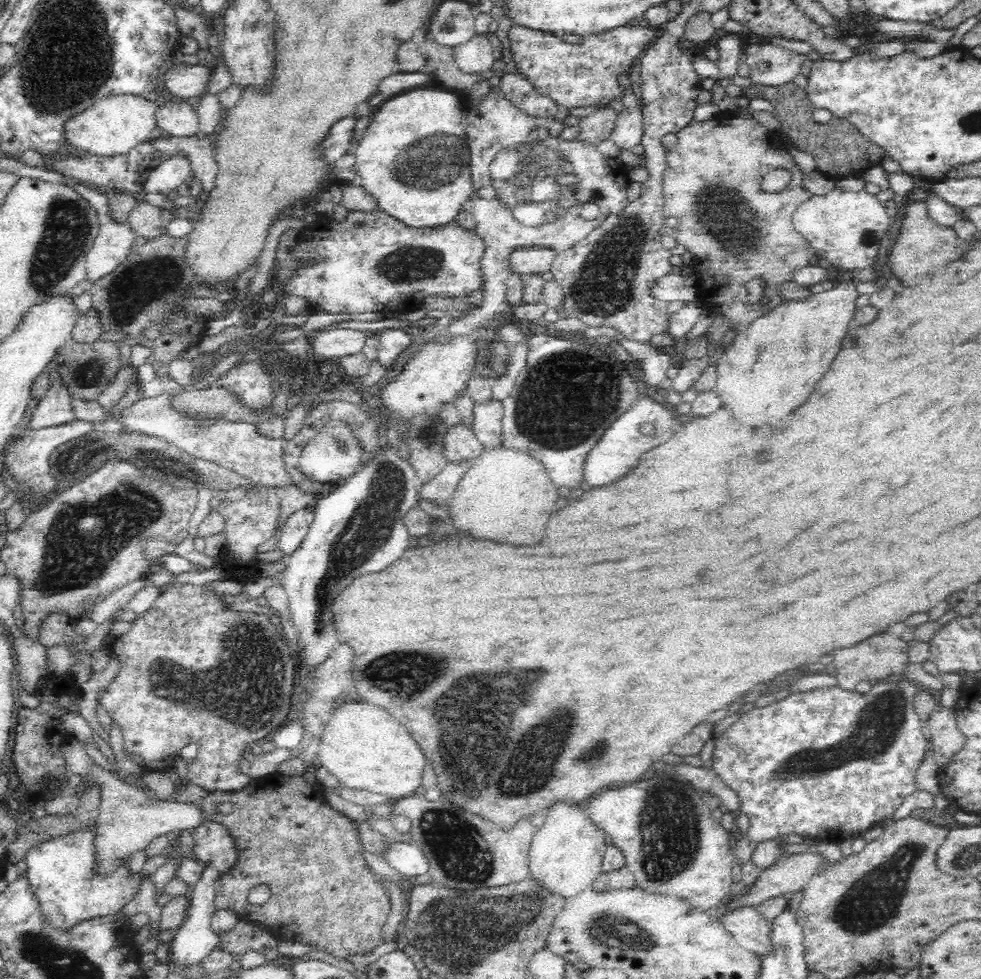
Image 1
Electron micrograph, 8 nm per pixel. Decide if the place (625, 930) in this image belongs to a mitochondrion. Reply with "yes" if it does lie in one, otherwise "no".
yes

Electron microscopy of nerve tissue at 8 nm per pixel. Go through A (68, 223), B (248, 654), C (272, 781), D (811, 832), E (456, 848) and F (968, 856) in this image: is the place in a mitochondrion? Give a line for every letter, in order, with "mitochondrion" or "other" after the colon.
A: mitochondrion
B: mitochondrion
C: other
D: other
E: mitochondrion
F: mitochondrion

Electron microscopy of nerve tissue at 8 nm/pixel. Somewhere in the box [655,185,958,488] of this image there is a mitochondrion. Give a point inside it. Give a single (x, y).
(868, 234)

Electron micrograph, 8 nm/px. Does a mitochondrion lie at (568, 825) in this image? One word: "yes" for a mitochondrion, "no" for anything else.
no

